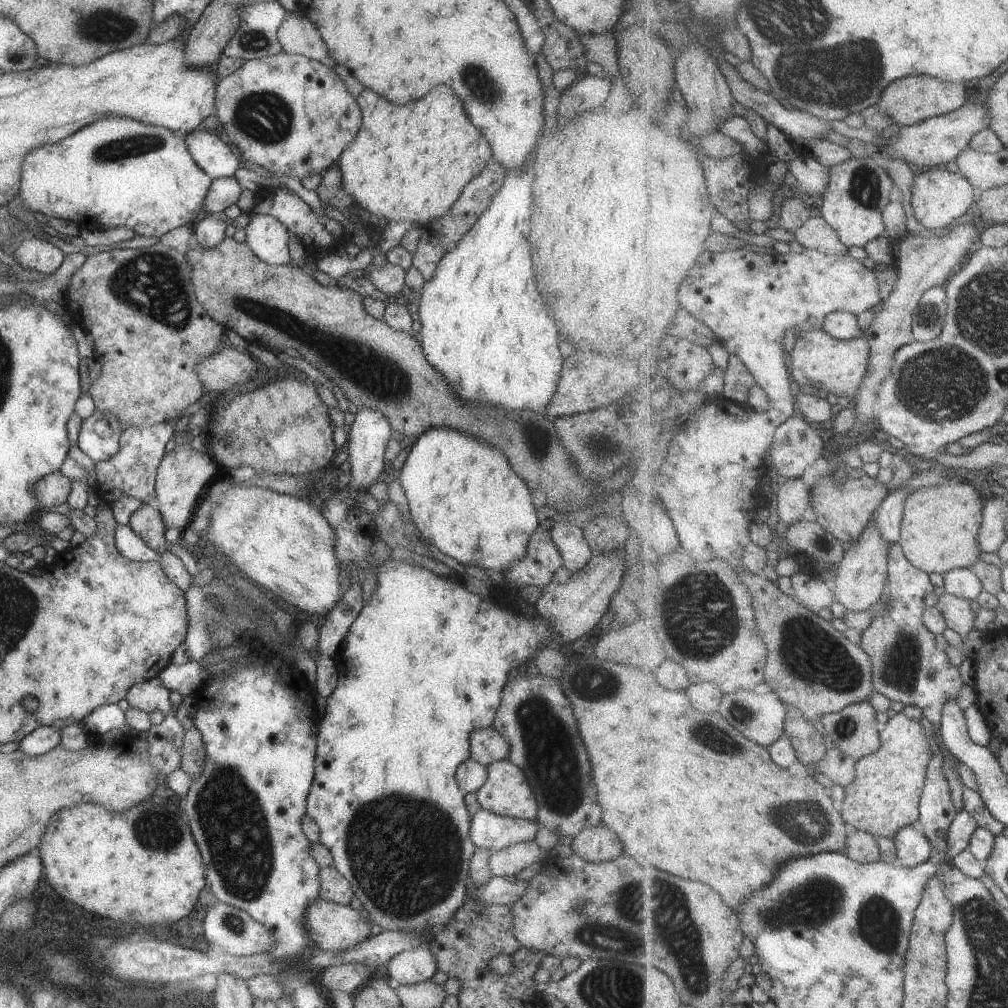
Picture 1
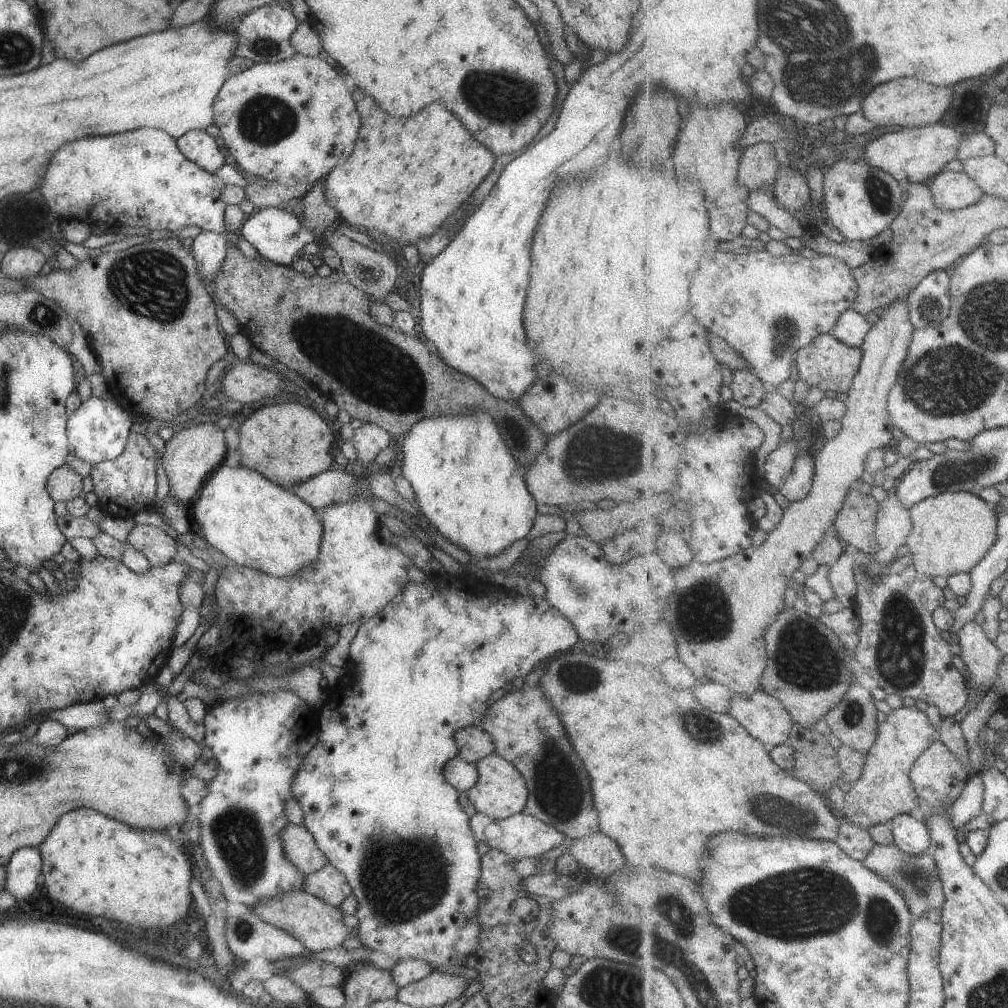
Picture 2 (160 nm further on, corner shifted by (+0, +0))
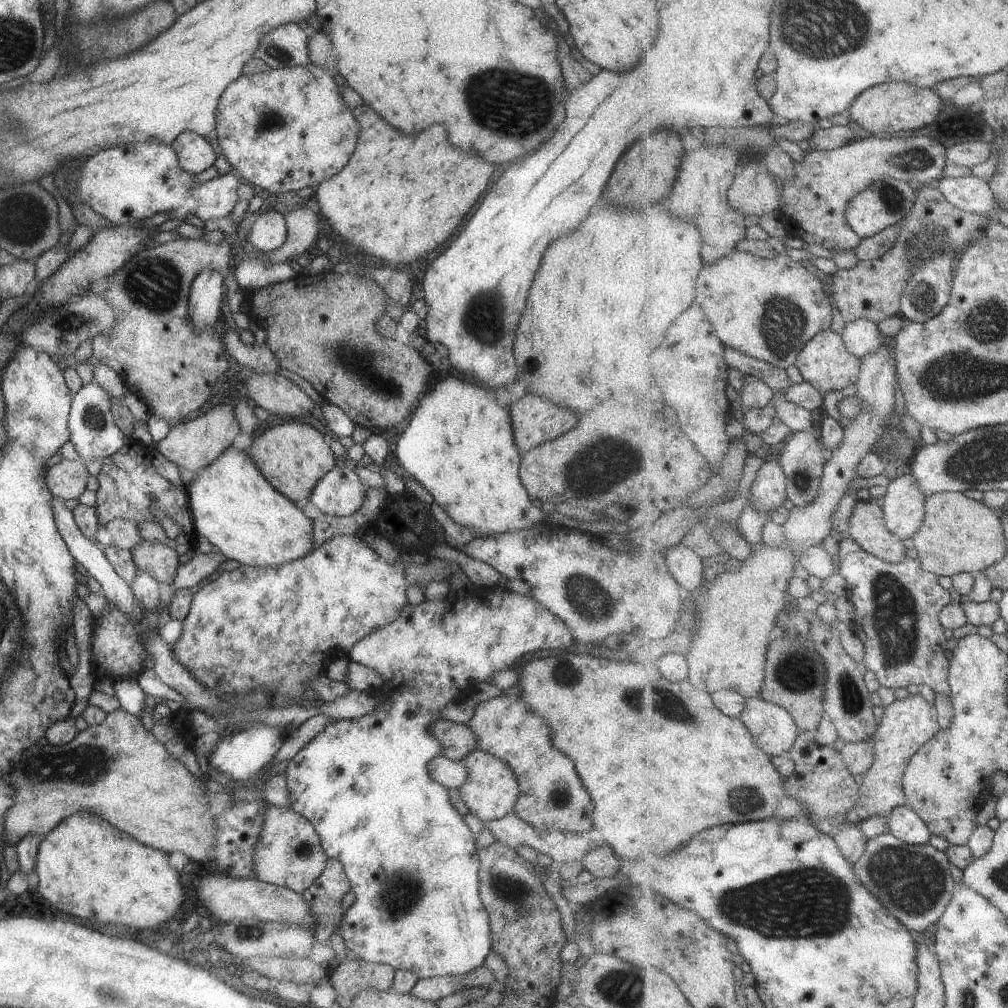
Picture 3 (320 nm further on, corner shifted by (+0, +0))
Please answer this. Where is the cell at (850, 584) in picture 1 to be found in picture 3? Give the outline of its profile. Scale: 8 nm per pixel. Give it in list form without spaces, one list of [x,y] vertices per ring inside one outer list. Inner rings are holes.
[[[913,473],[890,481],[882,499],[887,526],[898,539],[909,540],[919,532],[926,517],[927,494]]]

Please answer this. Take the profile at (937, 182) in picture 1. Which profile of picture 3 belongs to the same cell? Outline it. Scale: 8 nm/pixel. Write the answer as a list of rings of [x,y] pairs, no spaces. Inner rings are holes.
[[[973,174],[959,178],[943,178],[938,188],[953,206],[962,211],[985,216],[995,214],[998,210],[992,188]]]

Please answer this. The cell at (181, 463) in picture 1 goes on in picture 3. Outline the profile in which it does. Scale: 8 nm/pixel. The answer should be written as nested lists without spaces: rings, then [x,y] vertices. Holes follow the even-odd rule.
[[[219,403],[193,420],[175,424],[169,429],[163,440],[153,445],[151,451],[159,452],[177,467],[183,468],[195,476],[205,465],[219,456],[225,448],[231,446],[233,438],[241,431],[232,410],[233,408],[227,403]]]

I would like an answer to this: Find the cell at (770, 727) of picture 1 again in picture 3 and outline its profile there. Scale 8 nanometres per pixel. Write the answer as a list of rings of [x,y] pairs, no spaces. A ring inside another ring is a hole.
[[[759,697],[748,699],[740,719],[771,758],[789,756],[801,733],[789,711]]]

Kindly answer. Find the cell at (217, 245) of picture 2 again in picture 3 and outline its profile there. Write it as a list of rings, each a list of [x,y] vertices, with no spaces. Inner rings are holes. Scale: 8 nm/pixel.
[[[203,269],[197,274],[191,283],[186,306],[188,322],[193,331],[198,333],[207,327],[213,328],[215,320],[219,316],[219,301],[223,296],[221,274],[218,271]]]

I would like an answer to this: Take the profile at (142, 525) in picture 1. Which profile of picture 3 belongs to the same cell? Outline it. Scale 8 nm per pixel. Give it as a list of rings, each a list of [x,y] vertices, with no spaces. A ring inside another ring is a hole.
[[[141,540],[130,550],[139,571],[148,574],[159,584],[170,584],[178,569],[177,554],[171,548],[156,542]]]

